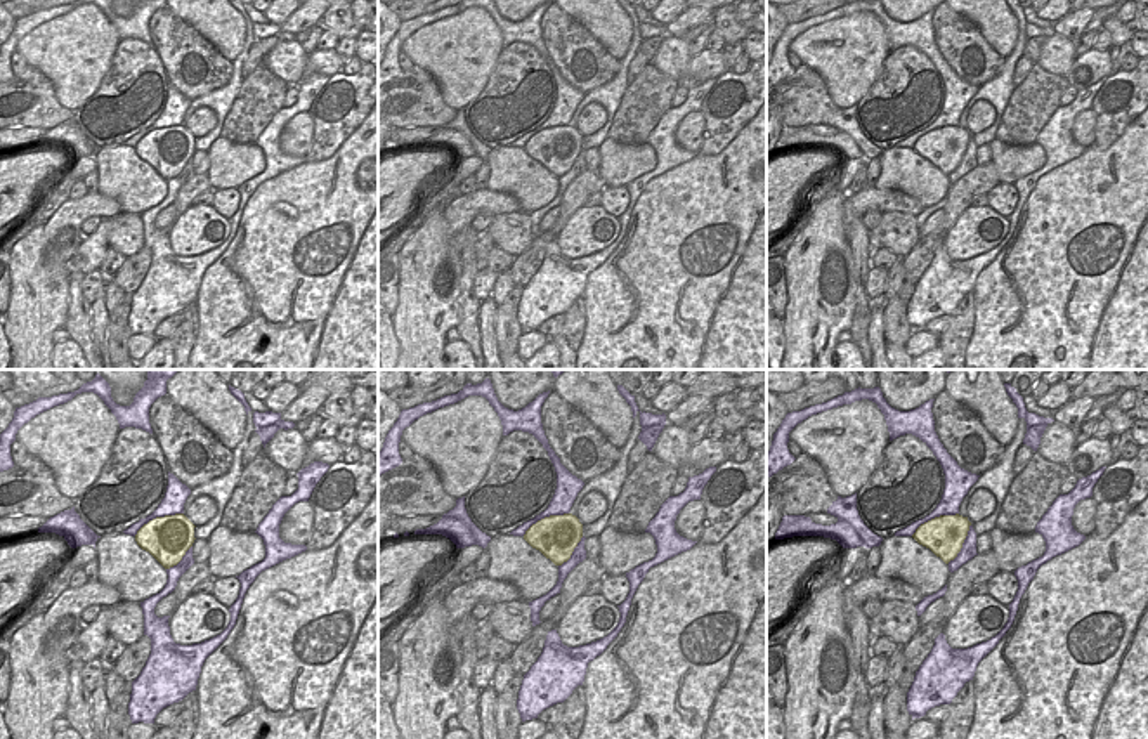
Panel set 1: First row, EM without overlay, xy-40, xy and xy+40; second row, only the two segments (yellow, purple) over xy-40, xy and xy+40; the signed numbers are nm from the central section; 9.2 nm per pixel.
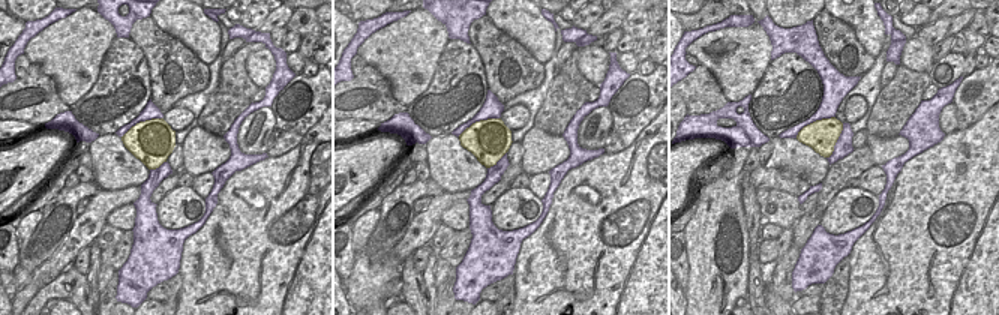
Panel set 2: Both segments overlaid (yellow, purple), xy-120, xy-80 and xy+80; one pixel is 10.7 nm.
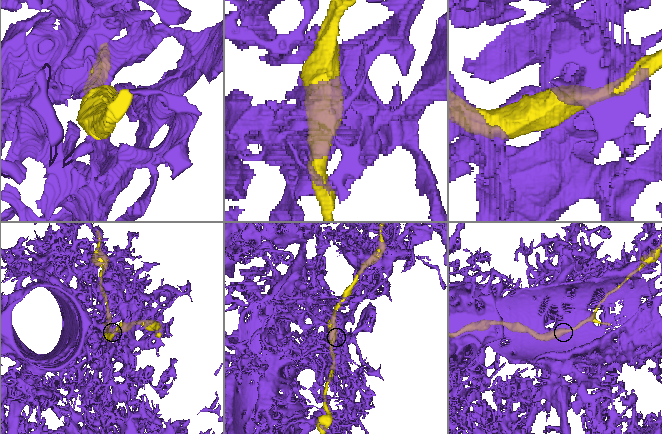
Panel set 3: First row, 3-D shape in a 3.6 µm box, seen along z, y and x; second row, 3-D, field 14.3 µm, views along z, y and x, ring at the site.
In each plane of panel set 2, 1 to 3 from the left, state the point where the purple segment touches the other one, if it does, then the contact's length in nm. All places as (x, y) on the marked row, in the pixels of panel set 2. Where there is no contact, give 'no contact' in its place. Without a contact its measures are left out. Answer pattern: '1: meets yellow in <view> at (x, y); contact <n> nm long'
1: meets yellow in xy-120 at (141, 122); contact 480 nm long
2: meets yellow in xy-80 at (477, 122); contact 480 nm long
3: meets yellow in xy+80 at (813, 122); contact 480 nm long

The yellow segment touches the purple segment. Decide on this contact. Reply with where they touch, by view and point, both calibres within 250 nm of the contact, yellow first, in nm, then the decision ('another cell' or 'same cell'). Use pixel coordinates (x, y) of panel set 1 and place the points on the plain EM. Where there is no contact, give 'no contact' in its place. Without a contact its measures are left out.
xy-40 (158, 129) | 420/200 nm | another cell

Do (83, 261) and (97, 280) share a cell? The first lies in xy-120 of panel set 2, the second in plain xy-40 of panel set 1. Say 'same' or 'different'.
same

